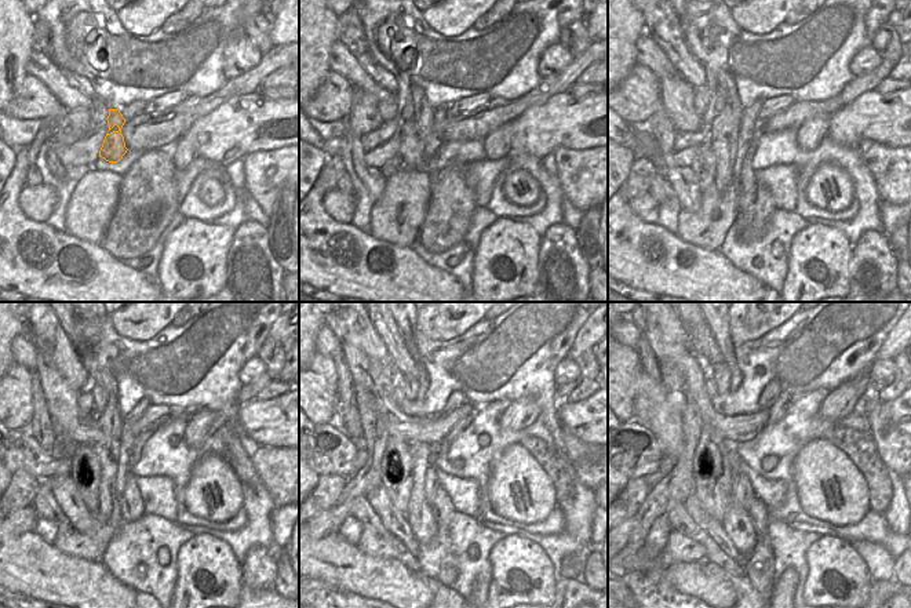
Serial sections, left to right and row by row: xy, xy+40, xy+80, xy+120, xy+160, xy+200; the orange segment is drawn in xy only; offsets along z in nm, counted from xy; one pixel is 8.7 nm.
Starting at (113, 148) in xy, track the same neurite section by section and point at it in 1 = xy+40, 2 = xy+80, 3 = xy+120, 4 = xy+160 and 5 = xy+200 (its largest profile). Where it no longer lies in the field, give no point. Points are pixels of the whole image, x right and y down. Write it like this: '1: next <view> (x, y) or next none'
1: next xy+40 (423, 115)
2: next xy+80 (731, 115)
3: next xy+120 (110, 422)
4: next xy+160 (387, 330)
5: next xy+200 (700, 335)

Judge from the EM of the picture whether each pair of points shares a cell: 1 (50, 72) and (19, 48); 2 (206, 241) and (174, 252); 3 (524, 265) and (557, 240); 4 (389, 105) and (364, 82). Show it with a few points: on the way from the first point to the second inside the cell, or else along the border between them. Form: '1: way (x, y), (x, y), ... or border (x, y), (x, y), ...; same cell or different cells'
1: border (35, 48), (26, 62), (25, 73); different cells
2: way (197, 250), (195, 252), (182, 252); same cell
3: border (542, 237), (538, 259), (538, 284); different cells
4: border (393, 95), (379, 104); different cells

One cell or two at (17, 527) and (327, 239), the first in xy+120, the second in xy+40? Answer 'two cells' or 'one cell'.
two cells

